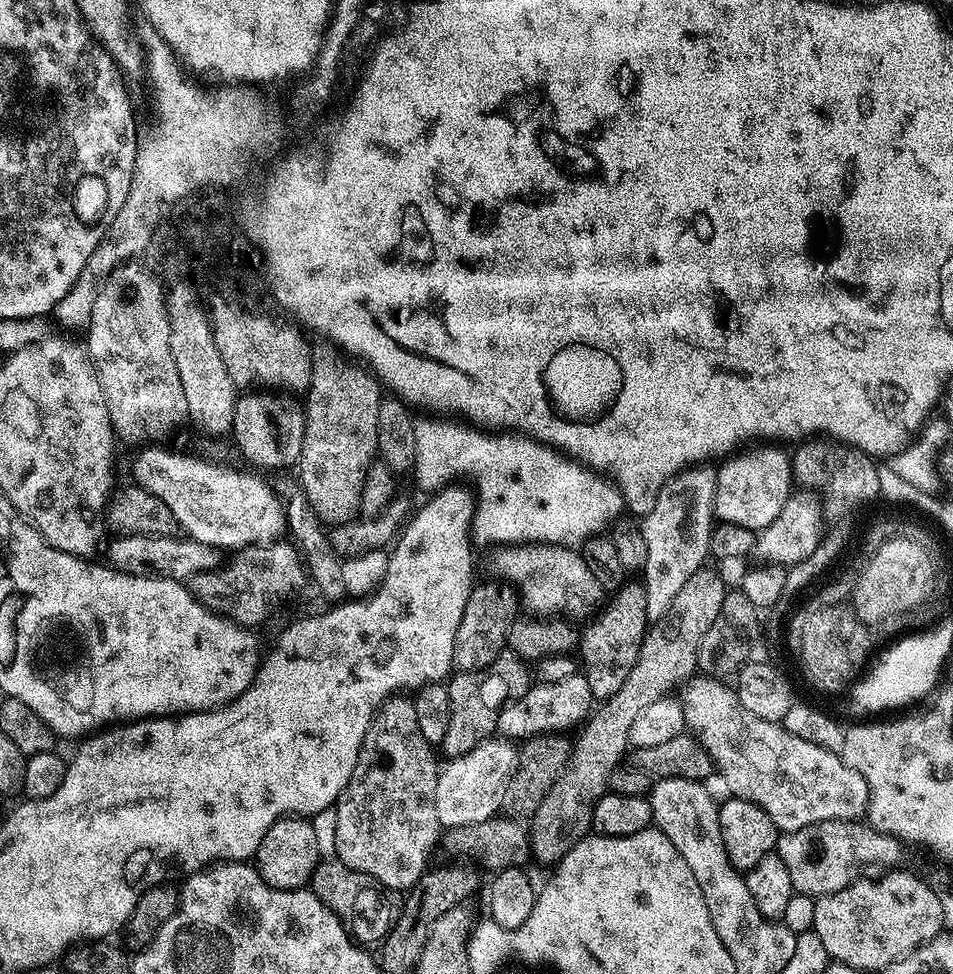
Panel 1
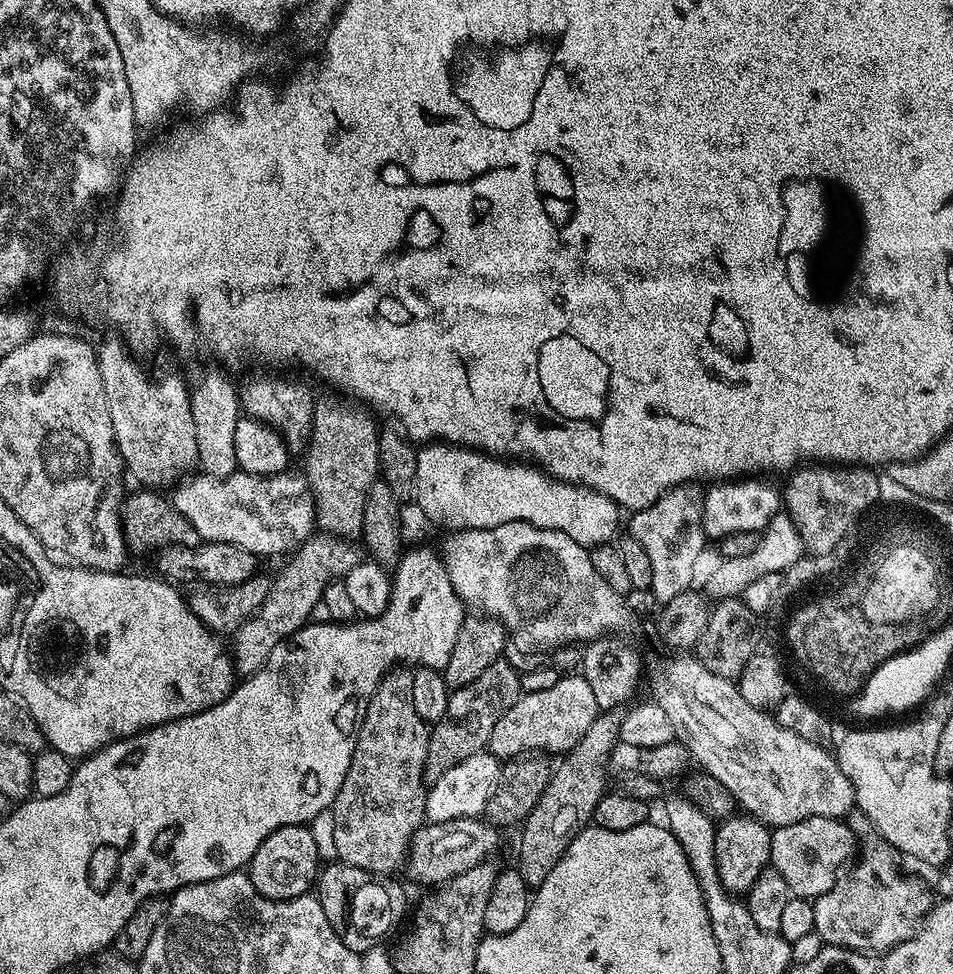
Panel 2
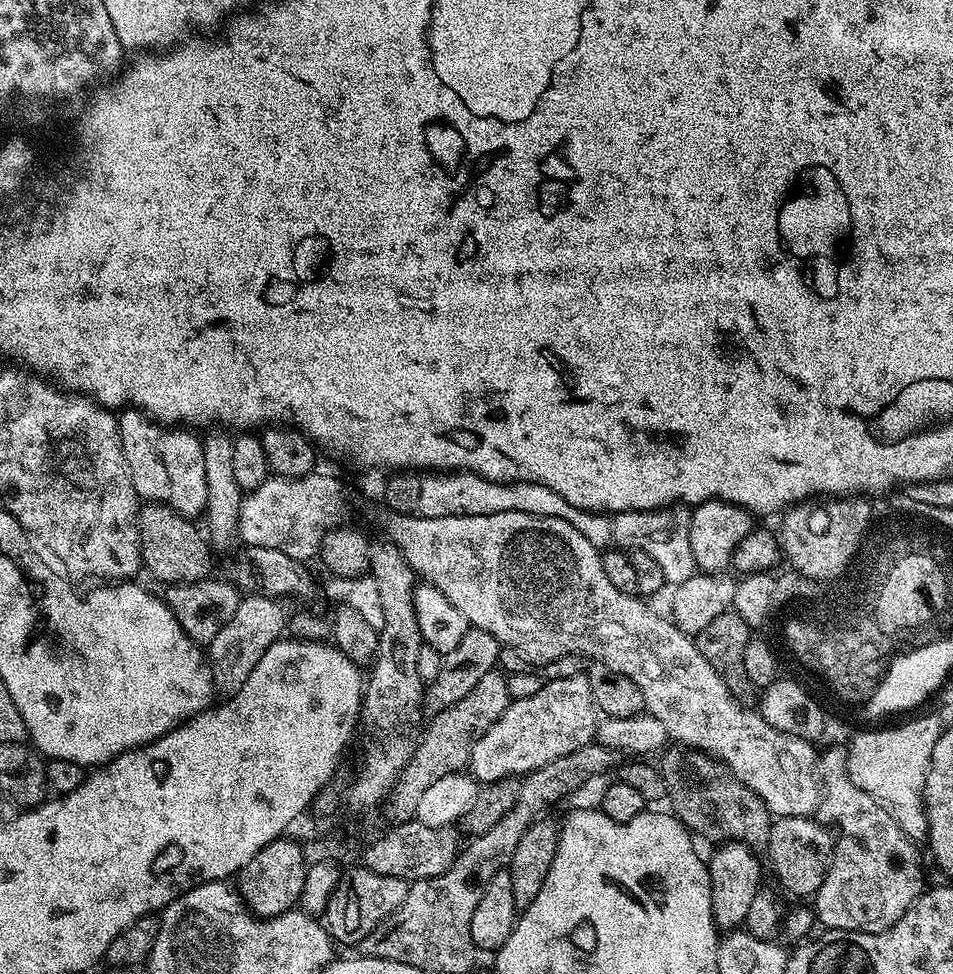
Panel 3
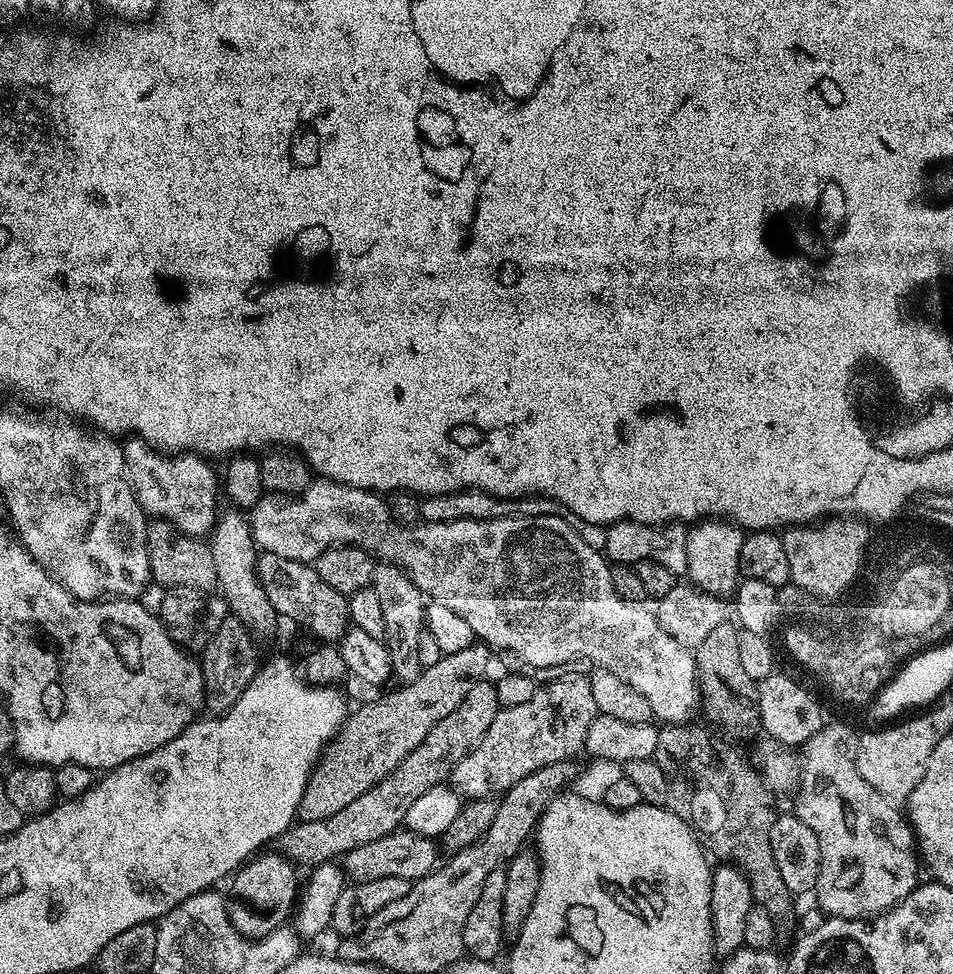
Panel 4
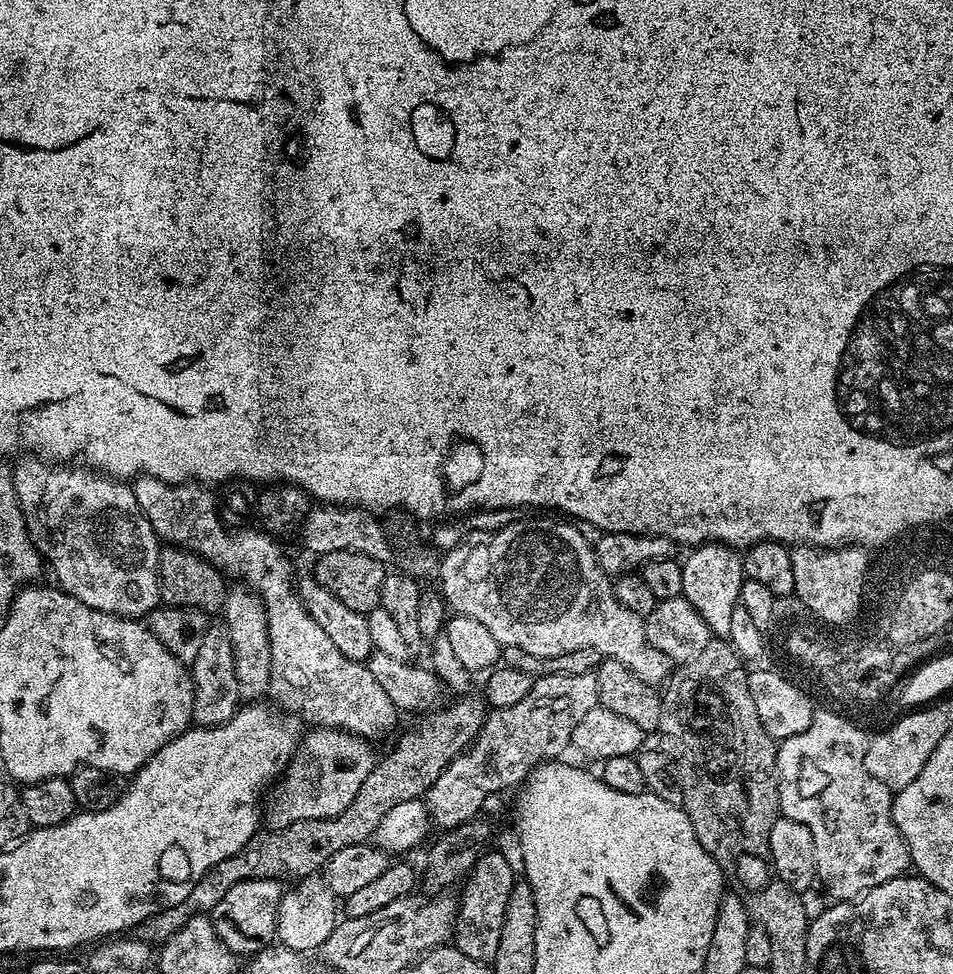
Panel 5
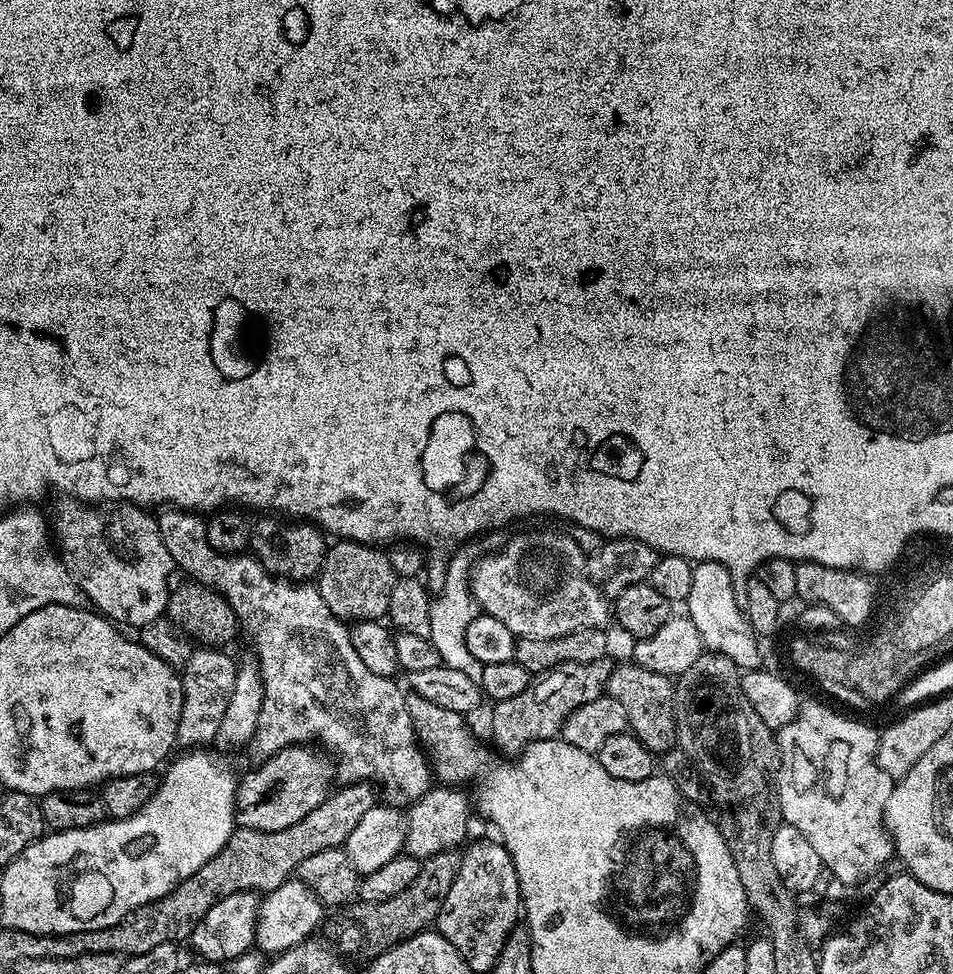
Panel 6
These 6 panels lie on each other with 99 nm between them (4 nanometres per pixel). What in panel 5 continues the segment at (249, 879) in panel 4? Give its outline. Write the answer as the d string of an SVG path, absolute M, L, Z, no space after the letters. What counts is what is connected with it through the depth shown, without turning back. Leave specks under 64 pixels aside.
M238 880L226 887L226 898L218 902L210 913L210 919L218 938L231 952L255 954L269 947L277 939L279 930L279 903L286 891L279 880Z

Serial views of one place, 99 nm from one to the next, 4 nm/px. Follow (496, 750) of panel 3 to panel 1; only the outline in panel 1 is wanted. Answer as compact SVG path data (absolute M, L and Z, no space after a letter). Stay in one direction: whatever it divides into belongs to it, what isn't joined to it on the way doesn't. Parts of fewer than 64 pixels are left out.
M583 674L566 678L562 682L536 682L527 691L521 691L515 698L509 699L501 708L496 732L513 742L525 742L544 733L564 734L569 731L567 728L575 729L589 715L593 704L594 697Z

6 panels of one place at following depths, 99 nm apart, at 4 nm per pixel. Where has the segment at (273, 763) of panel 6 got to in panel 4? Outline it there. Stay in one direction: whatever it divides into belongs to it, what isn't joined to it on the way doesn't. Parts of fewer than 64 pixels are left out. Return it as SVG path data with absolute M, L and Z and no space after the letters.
M473 642L470 646L466 646L466 650L445 652L434 666L423 669L419 676L409 679L405 683L408 685L401 692L386 696L377 704L364 704L357 712L355 709L338 730L335 738L324 747L320 761L316 763L316 769L312 771L308 779L306 794L302 794L302 802L296 811L297 817L301 821L330 818L330 814L338 814L338 810L346 810L346 806L350 806L354 798L362 798L366 790L382 782L382 778L390 775L406 758L406 754L410 754L410 750L419 746L426 738L426 734L430 734L430 730L434 730L434 726L438 726L438 722L446 718L446 714L453 715L454 710L462 706L466 694L474 690L477 682L489 675L487 673L488 655L490 655L490 649L483 642Z

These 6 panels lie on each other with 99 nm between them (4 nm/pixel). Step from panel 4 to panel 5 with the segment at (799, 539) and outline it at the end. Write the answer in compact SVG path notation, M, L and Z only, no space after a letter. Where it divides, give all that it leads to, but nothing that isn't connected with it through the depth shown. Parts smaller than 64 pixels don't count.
M798 544L792 548L790 563L794 570L794 591L799 590L798 598L804 597L820 615L829 620L848 620L856 609L860 594L861 576L864 576L864 555L838 548L815 548L812 544Z

